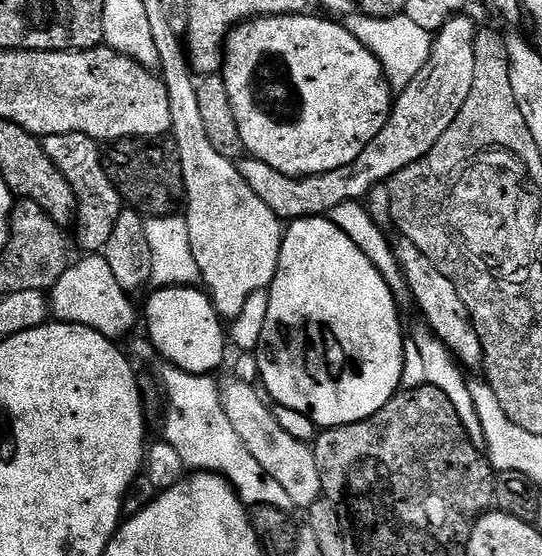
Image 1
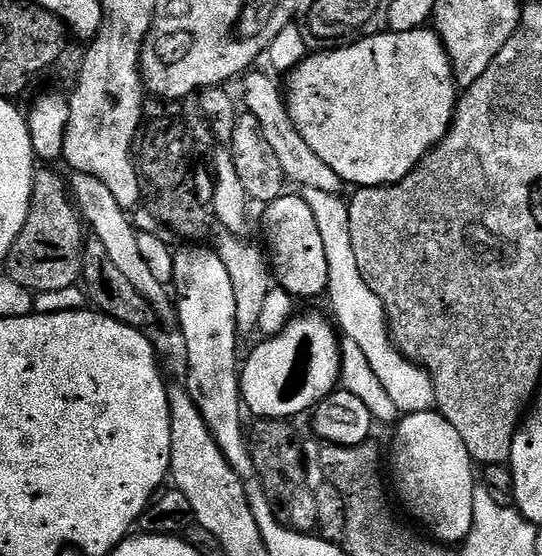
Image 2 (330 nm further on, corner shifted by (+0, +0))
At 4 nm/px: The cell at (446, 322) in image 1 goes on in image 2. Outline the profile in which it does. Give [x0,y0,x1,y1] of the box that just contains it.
[243,71,346,196]

